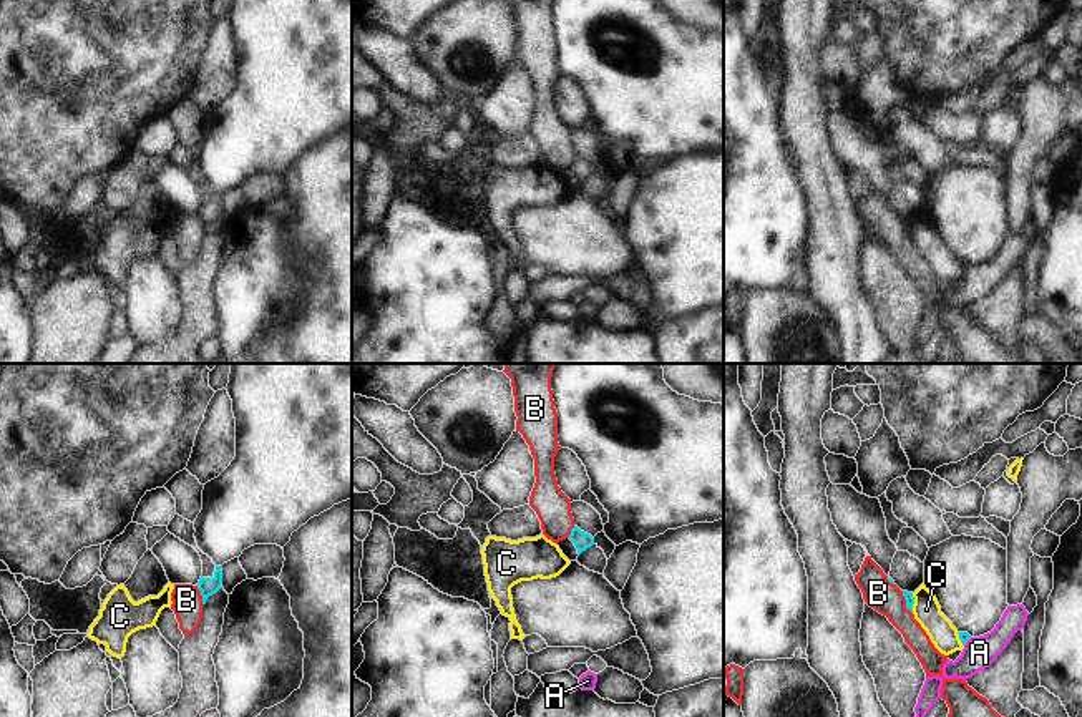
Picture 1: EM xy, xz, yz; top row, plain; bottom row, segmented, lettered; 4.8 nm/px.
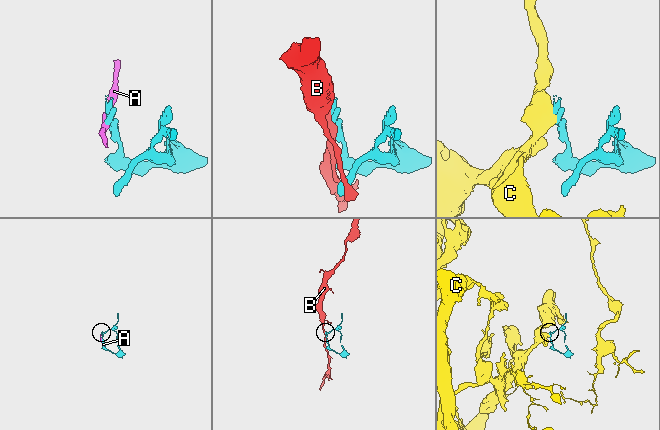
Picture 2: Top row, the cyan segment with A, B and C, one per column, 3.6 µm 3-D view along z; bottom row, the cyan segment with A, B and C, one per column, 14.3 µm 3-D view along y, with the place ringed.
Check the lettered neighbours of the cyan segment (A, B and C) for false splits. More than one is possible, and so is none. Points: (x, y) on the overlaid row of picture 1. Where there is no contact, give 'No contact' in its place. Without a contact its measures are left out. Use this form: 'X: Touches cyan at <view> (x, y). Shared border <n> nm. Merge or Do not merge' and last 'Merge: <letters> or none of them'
A: Touches cyan at yz (966, 641). Shared border 60 nm. Do not merge
B: Touches cyan at xy (201, 595). Shared border 100 nm. Do not merge
C: Touches cyan at yz (913, 603). Shared border 100 nm. Do not merge
Merge: none of them

